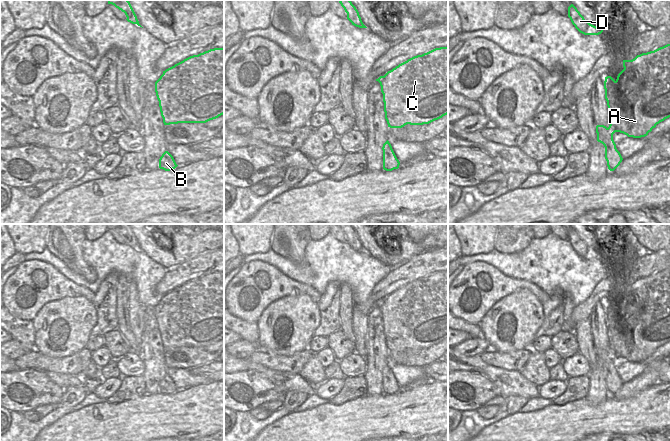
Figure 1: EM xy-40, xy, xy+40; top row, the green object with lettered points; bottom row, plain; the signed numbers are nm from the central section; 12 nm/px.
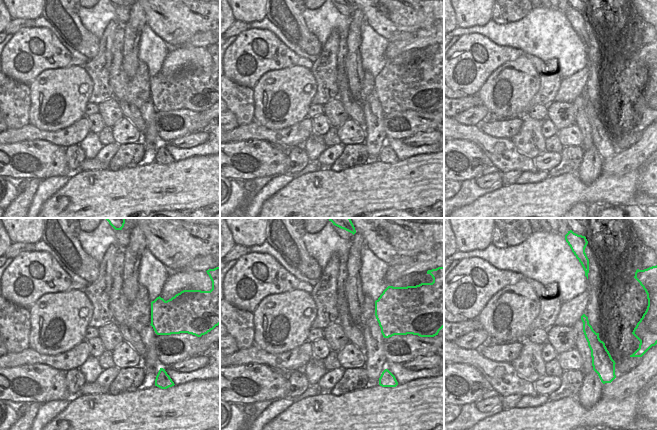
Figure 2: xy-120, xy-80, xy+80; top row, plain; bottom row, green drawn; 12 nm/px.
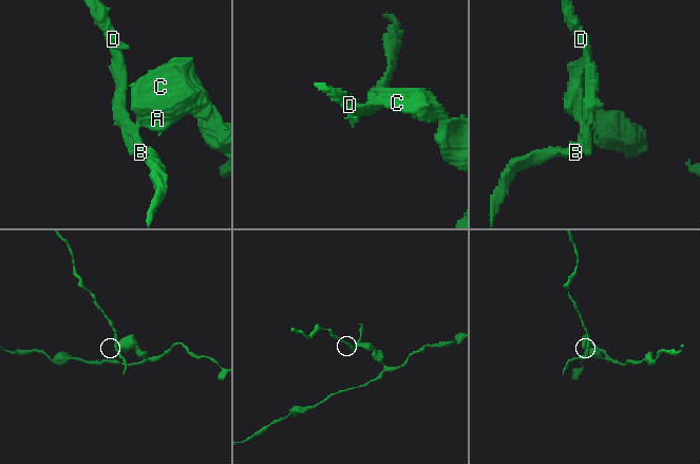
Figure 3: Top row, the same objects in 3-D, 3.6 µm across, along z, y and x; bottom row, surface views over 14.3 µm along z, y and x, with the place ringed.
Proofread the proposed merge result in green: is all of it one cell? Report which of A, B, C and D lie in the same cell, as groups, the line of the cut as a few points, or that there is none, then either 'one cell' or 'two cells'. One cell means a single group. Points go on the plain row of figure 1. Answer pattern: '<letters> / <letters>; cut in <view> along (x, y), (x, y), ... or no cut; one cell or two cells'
A C / B D; cut in xy+40 along (610, 347), (616, 355); two cells

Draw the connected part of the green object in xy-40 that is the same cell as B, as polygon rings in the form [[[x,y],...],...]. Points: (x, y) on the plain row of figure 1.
[[[165,375],[159,383],[159,392],[165,395],[175,393],[177,390],[173,380],[168,375]]]

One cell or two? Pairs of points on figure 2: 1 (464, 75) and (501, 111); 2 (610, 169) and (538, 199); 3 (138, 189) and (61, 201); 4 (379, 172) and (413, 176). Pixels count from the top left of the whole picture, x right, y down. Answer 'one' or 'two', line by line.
1: two
2: two
3: one
4: one

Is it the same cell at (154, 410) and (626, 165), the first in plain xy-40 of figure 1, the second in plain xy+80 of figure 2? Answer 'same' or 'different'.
different

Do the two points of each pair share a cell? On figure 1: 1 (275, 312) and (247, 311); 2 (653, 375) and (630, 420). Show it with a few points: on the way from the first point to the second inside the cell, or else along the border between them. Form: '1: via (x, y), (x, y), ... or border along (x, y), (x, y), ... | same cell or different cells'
1: border along (280, 298), (272, 301), (264, 309), (256, 322) | different cells
2: border along (659, 382), (625, 399) | different cells

